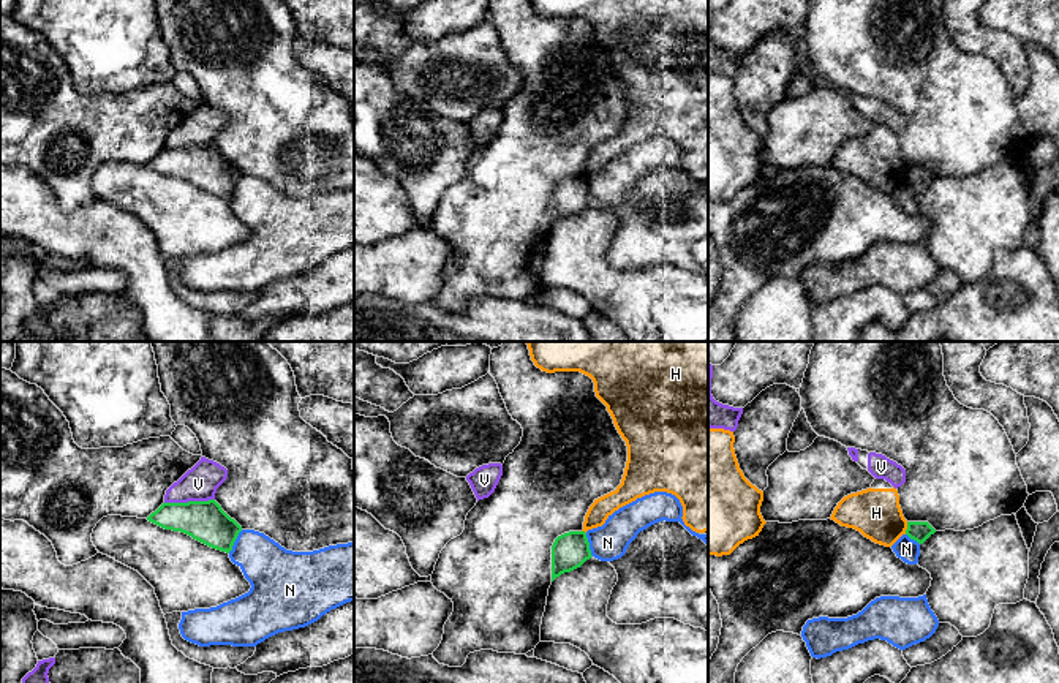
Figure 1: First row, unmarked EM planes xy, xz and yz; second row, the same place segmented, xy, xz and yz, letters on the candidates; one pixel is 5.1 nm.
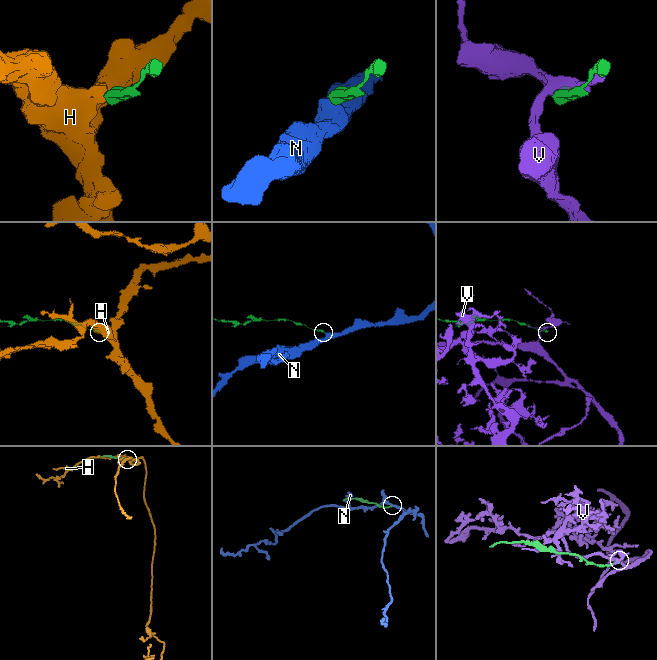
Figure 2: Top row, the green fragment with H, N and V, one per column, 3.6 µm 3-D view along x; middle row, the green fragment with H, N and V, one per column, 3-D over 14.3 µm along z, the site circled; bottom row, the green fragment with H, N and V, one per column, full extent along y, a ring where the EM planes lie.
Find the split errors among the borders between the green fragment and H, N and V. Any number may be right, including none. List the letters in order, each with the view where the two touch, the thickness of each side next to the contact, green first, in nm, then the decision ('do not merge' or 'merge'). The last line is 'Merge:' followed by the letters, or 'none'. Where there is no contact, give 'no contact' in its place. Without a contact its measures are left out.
H: meets green in yz; 100 nm thick on the green side, 260 nm on the other; do not merge
N: meets green in xy; 200 nm thick on the green side, 260 nm on the other; do not merge
V: meets green in xy; 200 nm thick on the green side, 180 nm on the other; do not merge
Merge: none

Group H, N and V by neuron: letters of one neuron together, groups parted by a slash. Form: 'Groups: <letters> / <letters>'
Groups: H / N / V

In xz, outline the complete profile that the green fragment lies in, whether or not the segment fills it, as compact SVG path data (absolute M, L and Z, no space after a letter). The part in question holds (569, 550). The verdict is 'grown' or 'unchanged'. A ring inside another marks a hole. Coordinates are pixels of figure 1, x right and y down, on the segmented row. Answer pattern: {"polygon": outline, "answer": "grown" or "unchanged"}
{"polygon": "M569 531L558 536L552 545L552 582L561 574L580 568L591 557L585 531Z", "answer": "unchanged"}

